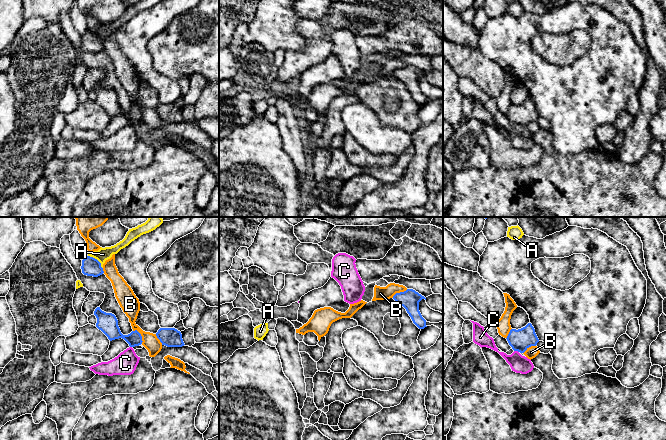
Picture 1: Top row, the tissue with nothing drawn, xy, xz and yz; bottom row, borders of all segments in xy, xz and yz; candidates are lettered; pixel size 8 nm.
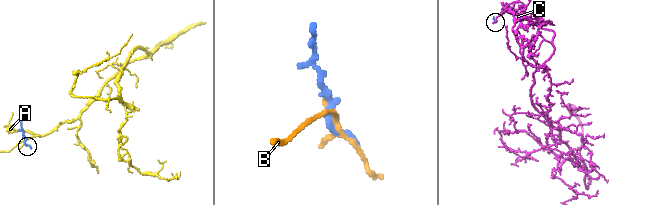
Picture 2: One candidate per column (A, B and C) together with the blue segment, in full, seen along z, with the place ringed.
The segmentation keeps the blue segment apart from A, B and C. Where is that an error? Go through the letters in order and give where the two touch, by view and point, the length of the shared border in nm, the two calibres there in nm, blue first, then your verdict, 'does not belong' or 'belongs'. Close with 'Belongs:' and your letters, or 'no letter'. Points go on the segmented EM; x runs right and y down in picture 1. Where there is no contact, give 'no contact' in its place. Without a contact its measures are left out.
A: xy (97, 260) | 160 nm | 140/110 nm | does not belong
B: xy (140, 335) | 130 nm | 140/140 nm | does not belong
C: yz (516, 350) | 40 nm | 170/140 nm | does not belong
Belongs: no letter

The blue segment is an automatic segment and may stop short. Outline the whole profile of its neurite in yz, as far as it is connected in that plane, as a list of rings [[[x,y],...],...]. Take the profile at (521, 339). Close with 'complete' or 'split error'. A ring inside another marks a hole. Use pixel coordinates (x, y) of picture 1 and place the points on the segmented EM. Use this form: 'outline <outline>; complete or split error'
outline [[[531,323],[521,329],[511,329],[507,341],[514,351],[524,353],[529,347],[536,346],[539,339]]]; complete

